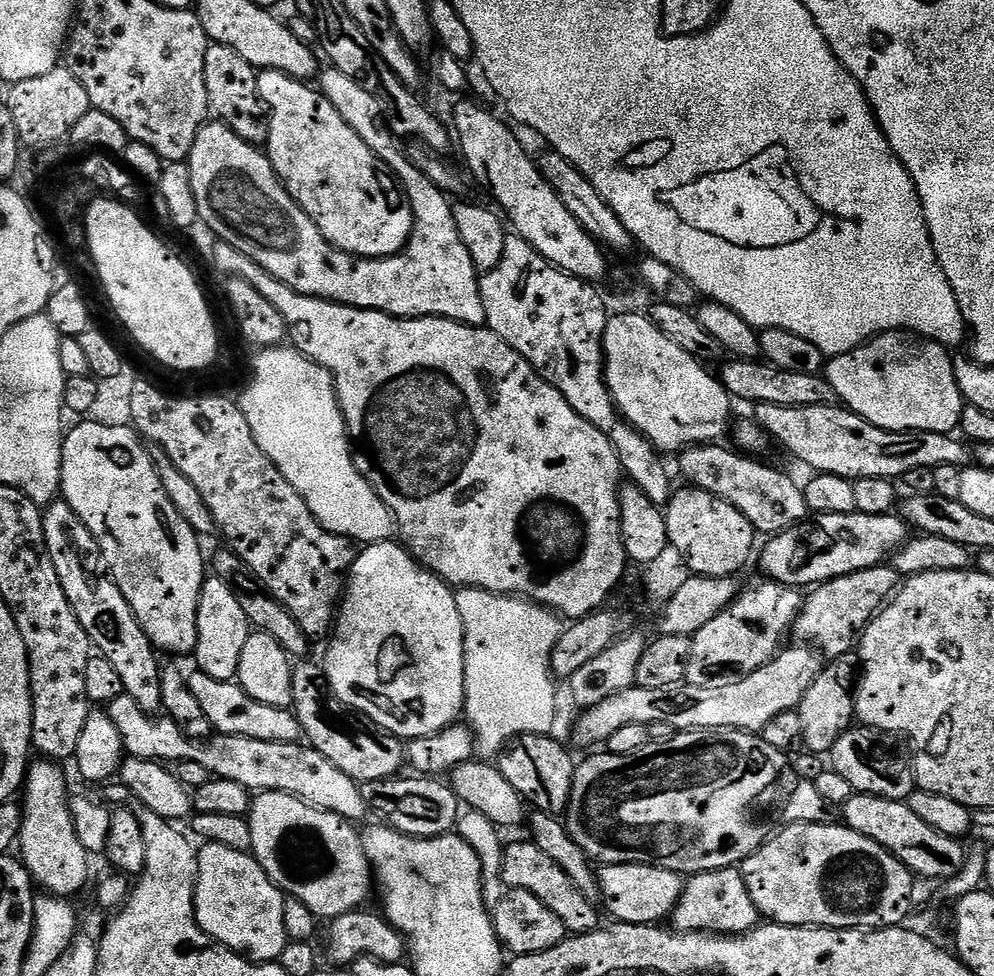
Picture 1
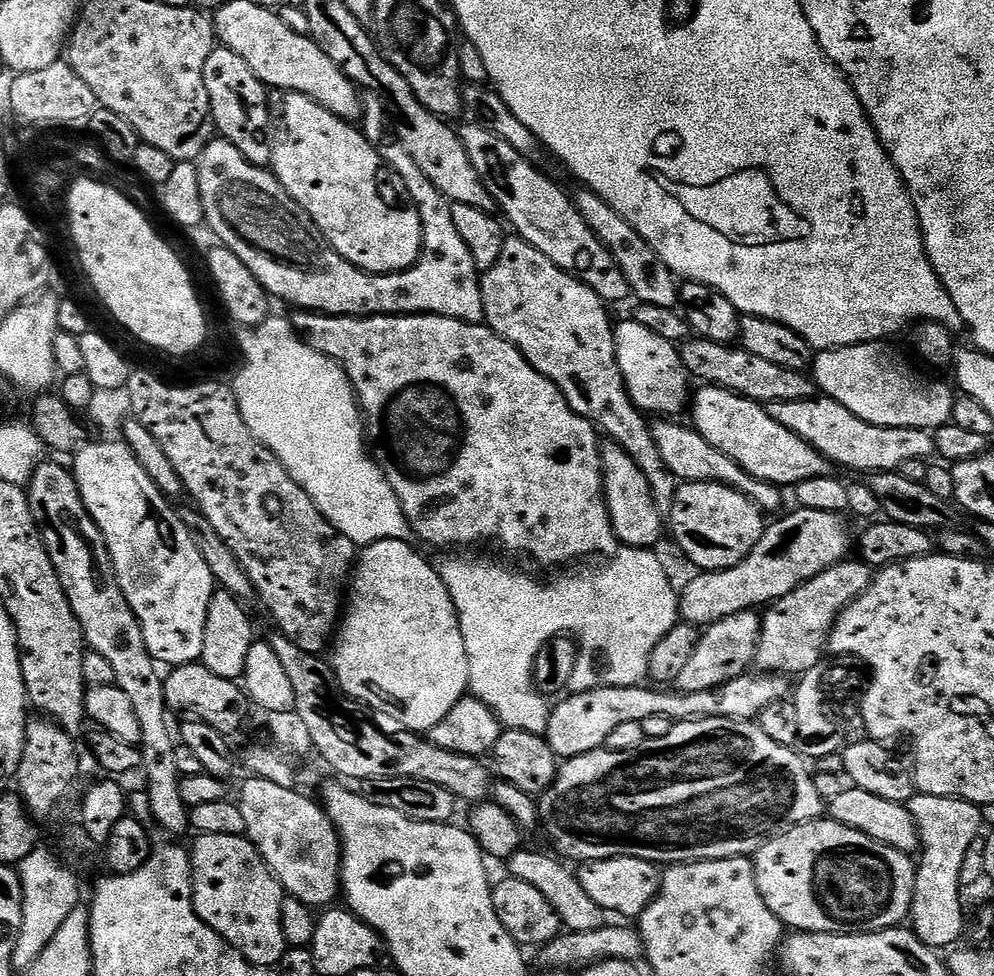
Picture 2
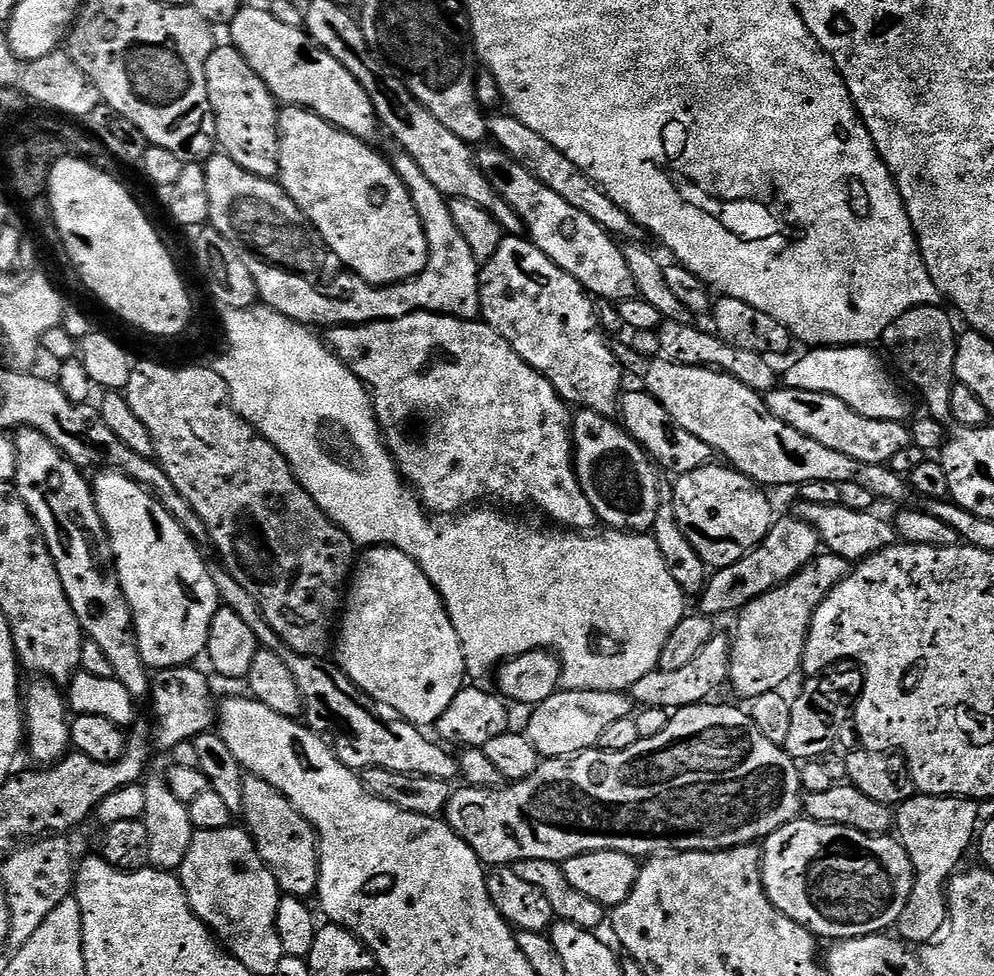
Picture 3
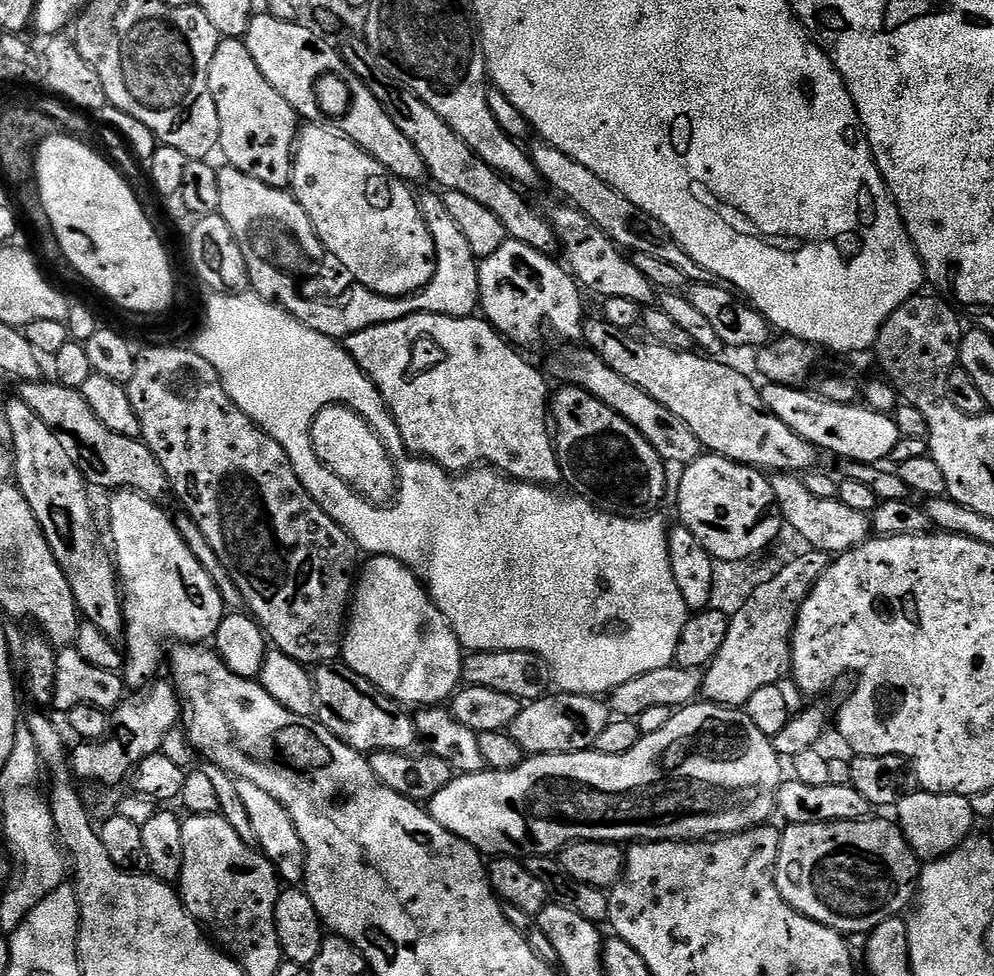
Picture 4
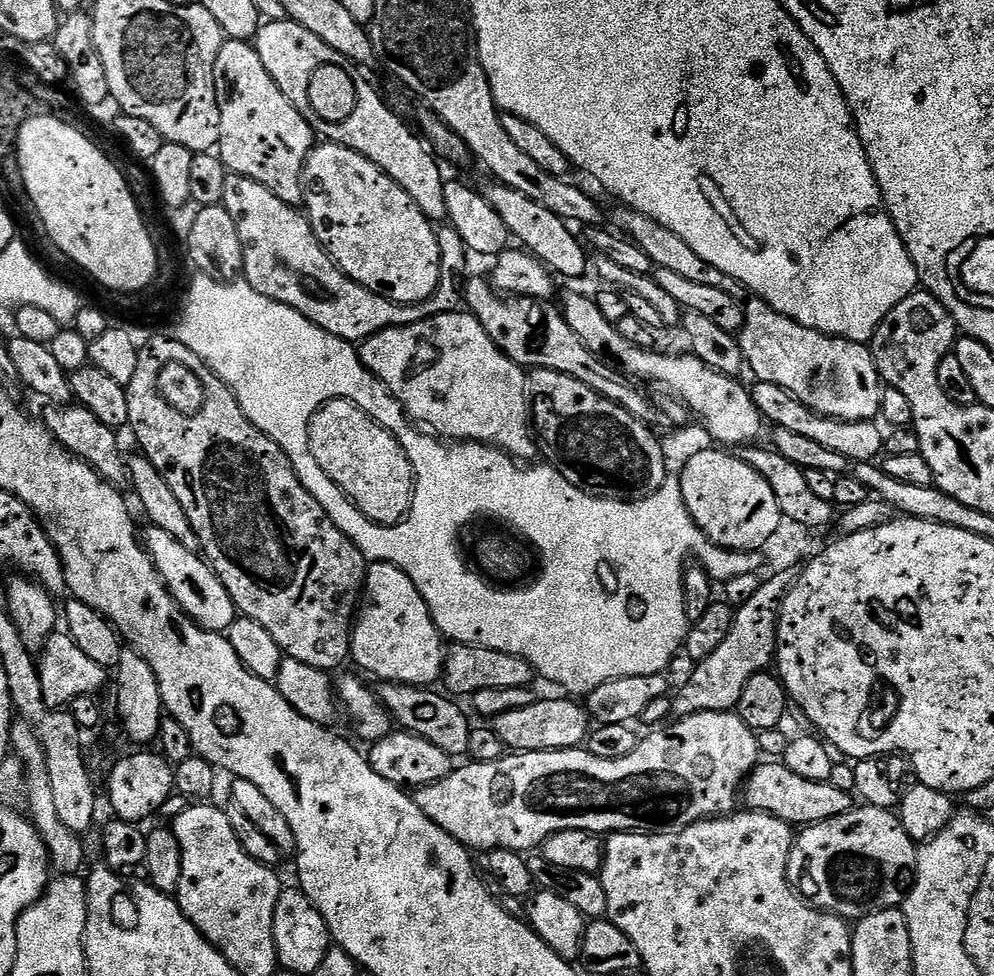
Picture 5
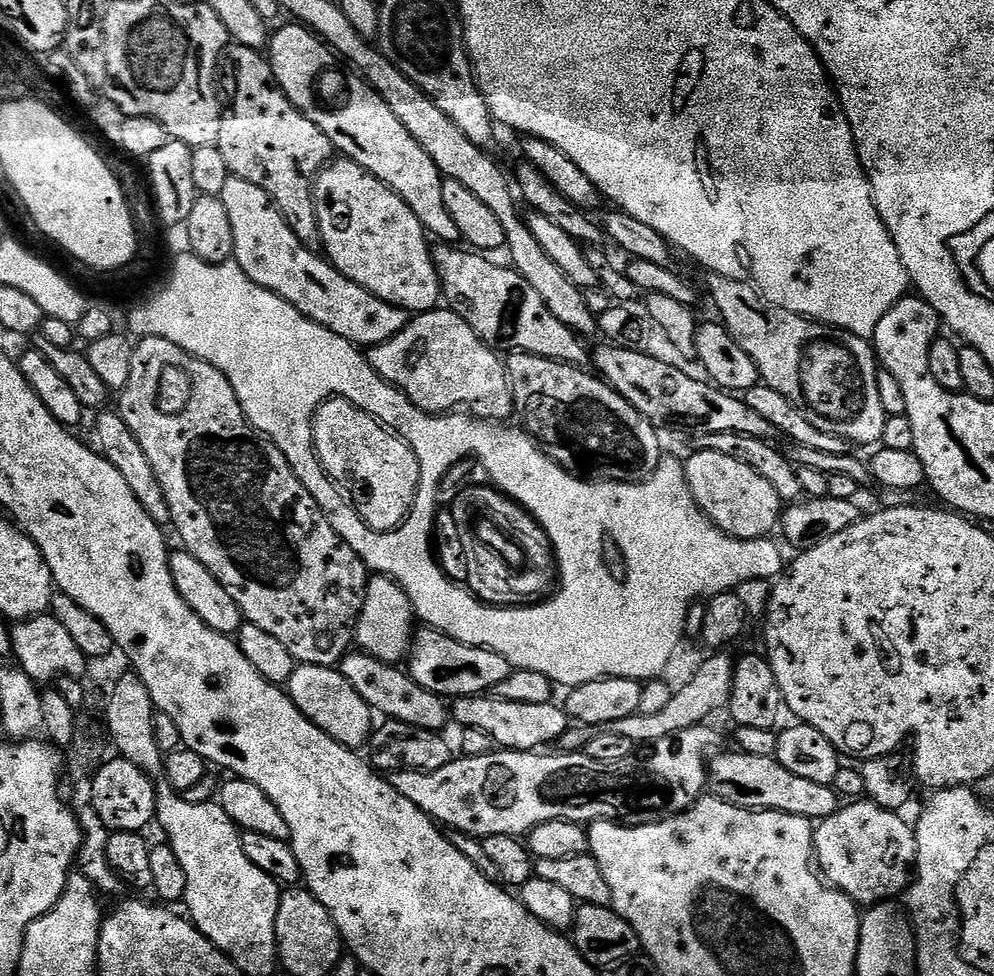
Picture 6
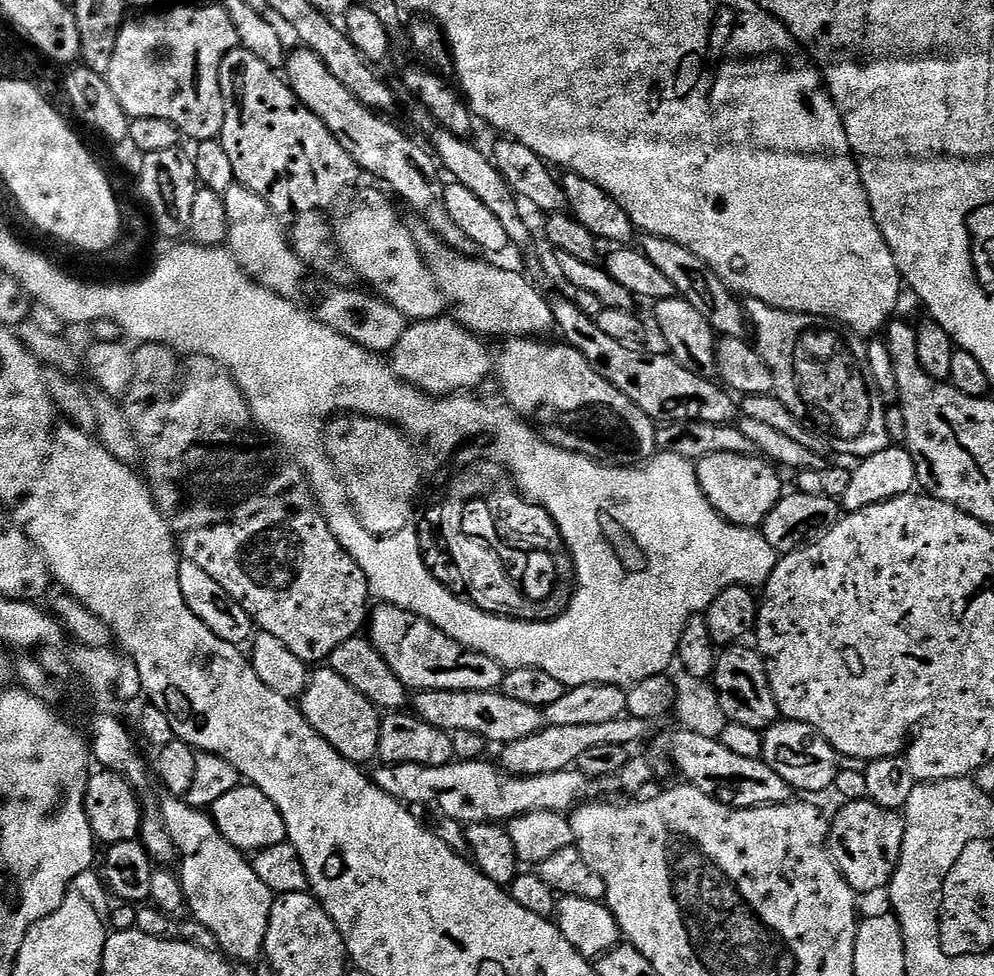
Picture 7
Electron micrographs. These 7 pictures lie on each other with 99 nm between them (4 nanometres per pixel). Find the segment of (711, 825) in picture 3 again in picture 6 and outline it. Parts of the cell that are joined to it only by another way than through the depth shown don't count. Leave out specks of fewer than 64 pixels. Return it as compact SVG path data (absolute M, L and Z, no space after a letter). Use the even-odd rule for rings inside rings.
M701 726L682 730L673 736L656 740L647 749L645 756L637 755L631 760L620 760L617 764L607 764L584 755L583 751L564 752L560 756L544 756L543 751L514 752L493 750L478 758L453 758L442 770L419 772L402 770L393 772L390 782L402 798L414 802L418 810L431 816L437 825L454 832L465 832L468 836L483 838L494 834L506 834L517 838L527 837L534 826L542 822L574 822L589 825L596 820L614 820L618 824L646 826L657 824L671 816L677 816L696 805L705 795L708 784L709 761L704 760L707 748L721 747L720 736L712 726Z

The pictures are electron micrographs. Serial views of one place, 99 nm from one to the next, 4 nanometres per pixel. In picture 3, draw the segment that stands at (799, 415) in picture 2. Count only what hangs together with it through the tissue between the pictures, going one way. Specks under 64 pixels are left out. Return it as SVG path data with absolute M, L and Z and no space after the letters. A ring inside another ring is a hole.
M777 386L767 393L766 403L770 414L786 422L786 426L814 438L814 442L822 442L822 446L830 450L838 450L838 454L850 454L850 458L858 458L858 462L888 464L894 454L910 444L910 432L903 423L871 420L830 394Z

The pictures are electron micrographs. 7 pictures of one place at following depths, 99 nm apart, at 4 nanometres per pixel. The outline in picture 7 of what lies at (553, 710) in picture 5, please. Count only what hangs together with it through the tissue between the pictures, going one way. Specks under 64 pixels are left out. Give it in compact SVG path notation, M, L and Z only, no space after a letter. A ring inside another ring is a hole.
M499 690L495 692L417 691L414 696L414 712L421 720L430 722L430 726L438 726L449 734L458 730L474 730L474 734L482 734L482 738L486 738L492 746L496 744L503 746L510 742L518 742L522 738L530 738L546 724L541 709L525 706L515 698L506 698L506 694Z

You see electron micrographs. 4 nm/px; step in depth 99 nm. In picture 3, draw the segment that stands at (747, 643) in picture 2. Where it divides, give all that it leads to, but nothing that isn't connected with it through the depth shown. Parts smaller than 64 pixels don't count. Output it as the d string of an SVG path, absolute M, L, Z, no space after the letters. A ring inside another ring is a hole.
M717 634L706 642L702 654L690 662L690 666L682 666L682 670L669 672L654 671L634 682L630 695L640 708L666 708L675 710L685 708L691 704L703 704L709 699L711 692L716 692L720 687L728 684L728 671L732 657L732 641L726 635Z

